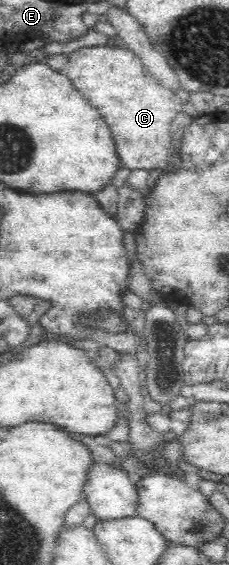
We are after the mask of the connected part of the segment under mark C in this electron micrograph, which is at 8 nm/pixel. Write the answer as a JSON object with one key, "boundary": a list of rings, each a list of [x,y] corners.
{"boundary":[[[84,47],[67,54],[66,66],[61,71],[82,97],[98,109],[116,142],[118,157],[128,169],[166,169],[171,150],[170,131],[175,117],[182,109],[182,101],[171,89],[162,87],[146,71],[138,55],[120,47]]]}

